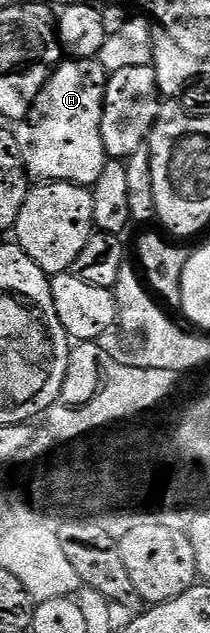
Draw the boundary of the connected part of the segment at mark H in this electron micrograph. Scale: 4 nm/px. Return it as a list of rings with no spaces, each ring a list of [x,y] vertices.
[[[65,59],[53,71],[52,77],[38,94],[34,106],[26,119],[19,125],[20,157],[24,159],[24,171],[36,182],[59,182],[91,186],[98,182],[106,157],[102,146],[102,106],[104,87],[108,76],[96,60]]]

